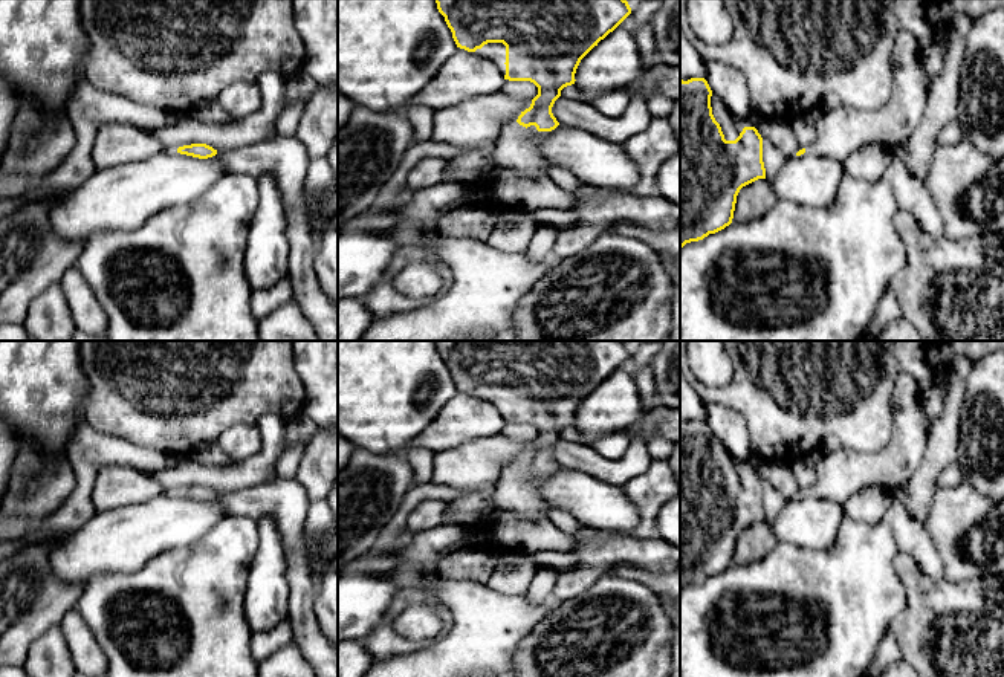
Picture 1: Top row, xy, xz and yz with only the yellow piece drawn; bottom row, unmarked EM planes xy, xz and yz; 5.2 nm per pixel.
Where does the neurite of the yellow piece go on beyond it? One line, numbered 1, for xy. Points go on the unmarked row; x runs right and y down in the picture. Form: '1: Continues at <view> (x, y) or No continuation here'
1: No continuation here

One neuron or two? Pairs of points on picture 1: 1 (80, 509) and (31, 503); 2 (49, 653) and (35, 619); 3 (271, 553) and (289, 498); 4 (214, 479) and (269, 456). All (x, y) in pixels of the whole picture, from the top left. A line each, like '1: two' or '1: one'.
1: two
2: two
3: two
4: one

